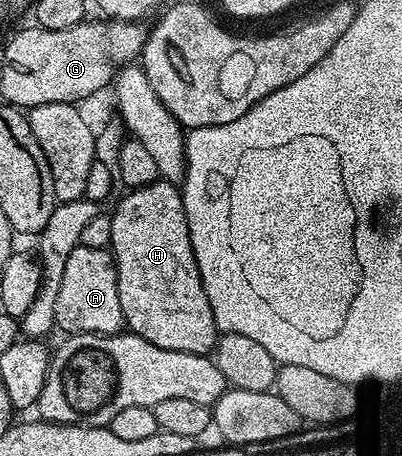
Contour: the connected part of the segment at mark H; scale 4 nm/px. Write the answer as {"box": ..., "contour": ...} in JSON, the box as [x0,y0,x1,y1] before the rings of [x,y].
{"box":[111,178,218,355],"contour":[[[159,178],[155,183],[147,183],[144,187],[134,187],[127,192],[128,196],[117,205],[116,211],[111,212],[114,233],[112,234],[112,255],[116,258],[116,276],[118,277],[118,293],[122,301],[122,313],[127,330],[133,335],[141,335],[150,345],[158,345],[158,349],[177,351],[178,353],[194,353],[195,355],[208,355],[215,352],[218,332],[214,313],[210,305],[210,297],[206,297],[206,289],[202,285],[202,277],[198,273],[198,261],[194,261],[194,245],[190,245],[190,229],[184,212],[184,196],[181,188],[167,179]]]}

